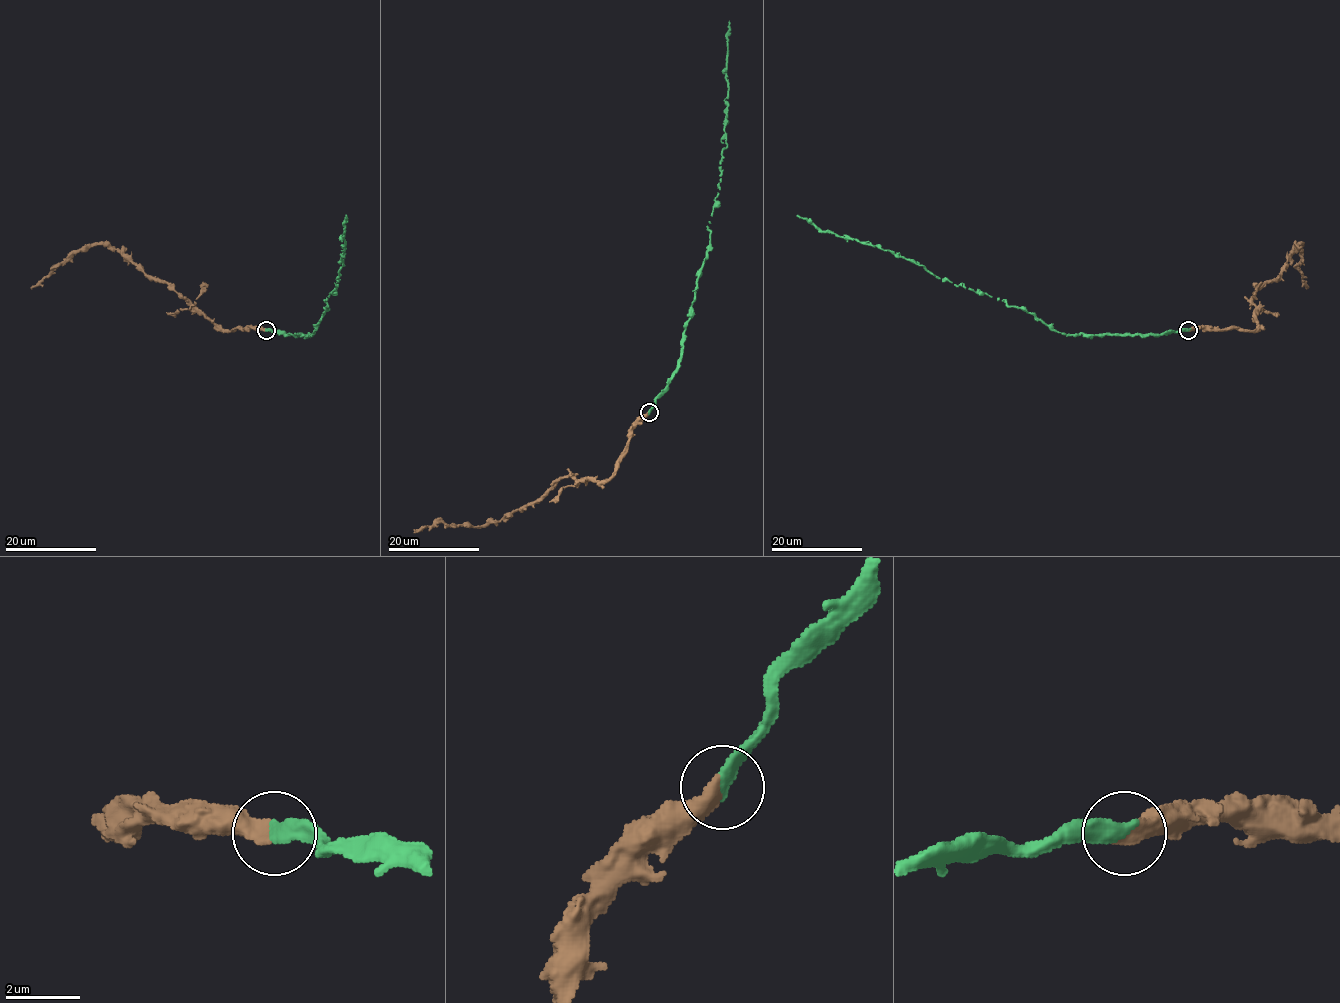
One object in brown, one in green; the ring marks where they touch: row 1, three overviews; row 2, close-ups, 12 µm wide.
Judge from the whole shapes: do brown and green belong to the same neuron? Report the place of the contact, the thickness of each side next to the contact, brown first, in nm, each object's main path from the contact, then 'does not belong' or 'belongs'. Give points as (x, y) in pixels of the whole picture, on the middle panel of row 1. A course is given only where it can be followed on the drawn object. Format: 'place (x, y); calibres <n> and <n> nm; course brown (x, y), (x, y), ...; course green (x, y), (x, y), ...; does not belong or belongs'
place (649, 412); calibres 420 and 360 nm; course brown (649, 413), (632, 430), (609, 478), (561, 476), (499, 521), (414, 529); course green (649, 413), (680, 362), (684, 323), (709, 244), (708, 227), (720, 190), (722, 151), (726, 147), (729, 20); belongs

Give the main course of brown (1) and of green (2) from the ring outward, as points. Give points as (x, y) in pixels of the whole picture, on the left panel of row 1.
1: (266, 329), (226, 330), (216, 327), (172, 287), (145, 275), (116, 249), (102, 245), (74, 250), (31, 288)
2: (266, 330), (283, 335), (313, 333), (343, 265), (346, 215)

